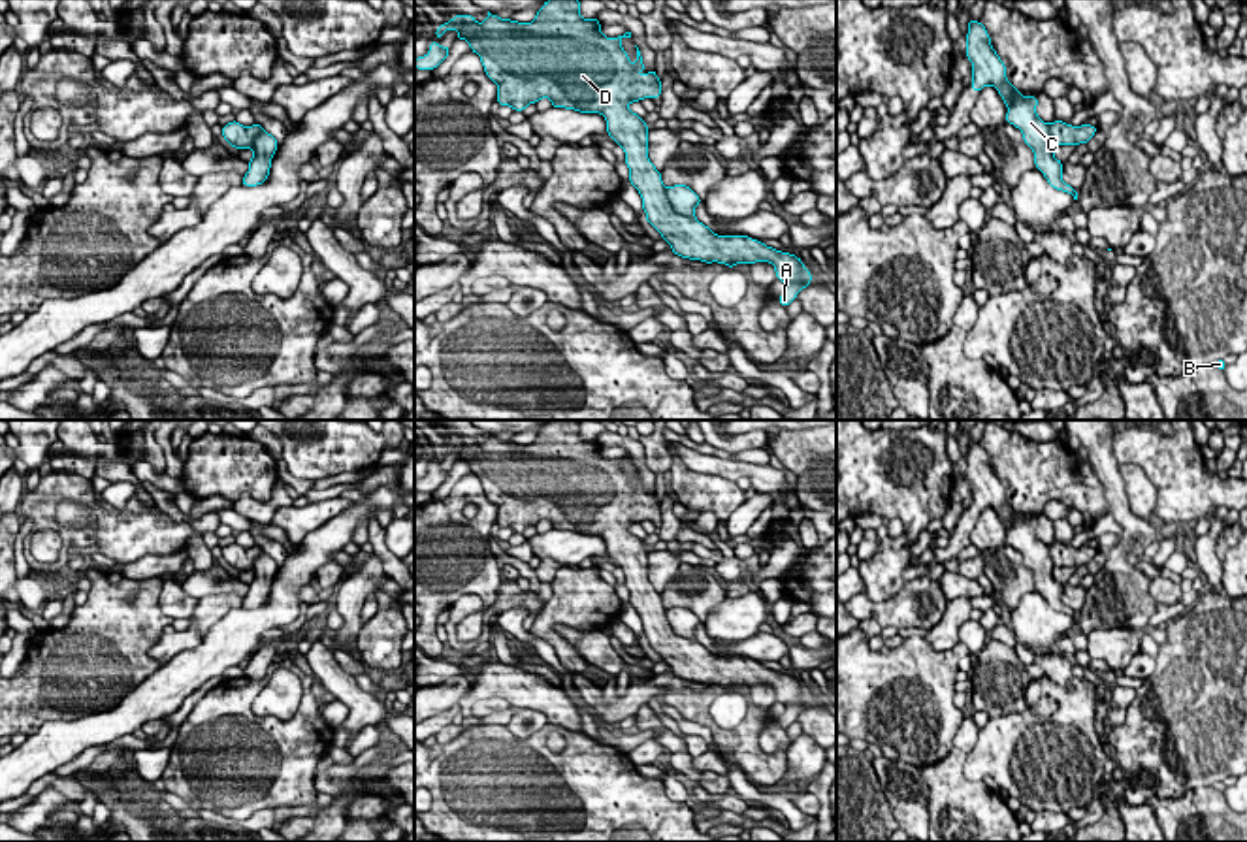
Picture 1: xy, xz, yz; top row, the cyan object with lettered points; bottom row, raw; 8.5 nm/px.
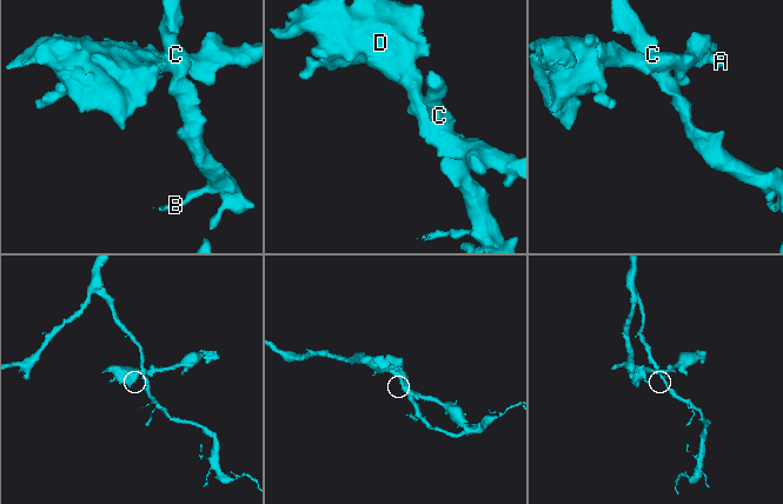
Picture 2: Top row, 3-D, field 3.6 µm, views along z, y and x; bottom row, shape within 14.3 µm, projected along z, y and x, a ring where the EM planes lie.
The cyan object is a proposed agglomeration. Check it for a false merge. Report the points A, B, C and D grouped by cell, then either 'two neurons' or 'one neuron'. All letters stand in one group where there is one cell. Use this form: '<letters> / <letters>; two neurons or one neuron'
A D / B C; two neurons

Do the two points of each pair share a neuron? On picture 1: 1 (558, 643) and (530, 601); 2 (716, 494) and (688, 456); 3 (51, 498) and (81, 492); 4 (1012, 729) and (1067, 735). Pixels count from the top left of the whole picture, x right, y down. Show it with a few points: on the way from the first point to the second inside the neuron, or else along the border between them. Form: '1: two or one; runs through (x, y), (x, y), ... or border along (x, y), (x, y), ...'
1: two; border along (543, 605), (539, 613)
2: two; border along (671, 453), (696, 471), (714, 473), (735, 483)
3: one; runs through (59, 492), (74, 492)
4: one; runs through (1025, 726), (1038, 726), (1048, 737), (1053, 737)

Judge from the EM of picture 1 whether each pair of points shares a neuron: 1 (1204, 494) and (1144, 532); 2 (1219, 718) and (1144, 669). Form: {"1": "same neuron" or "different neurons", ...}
{"1": "different neurons", "2": "different neurons"}

